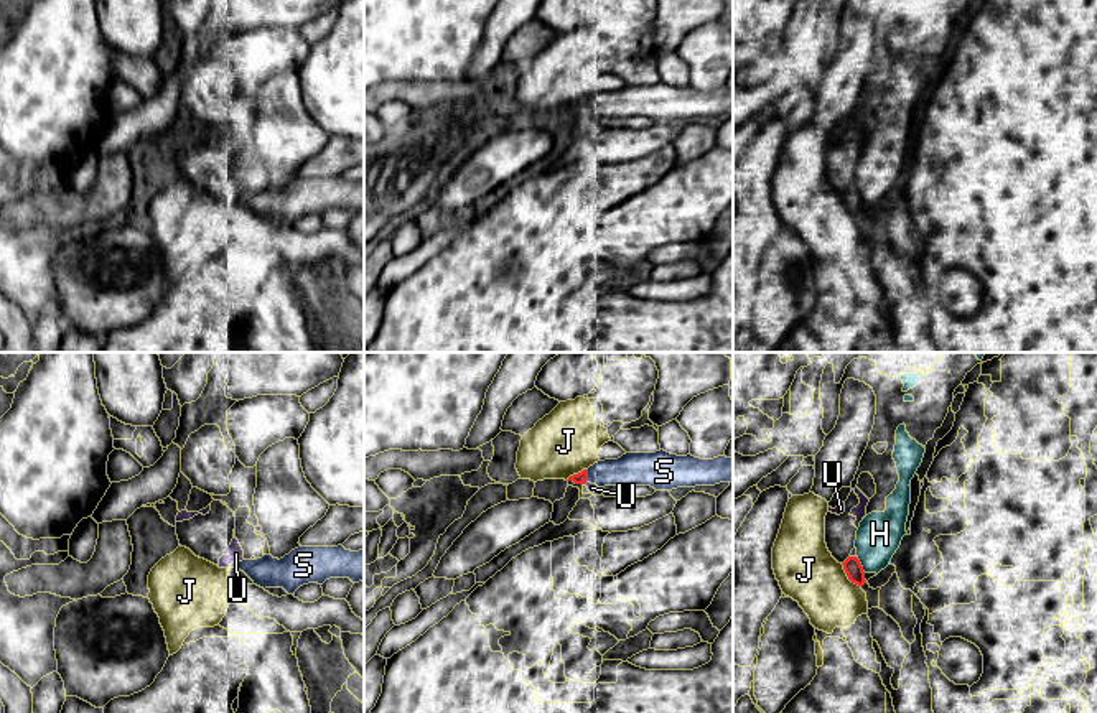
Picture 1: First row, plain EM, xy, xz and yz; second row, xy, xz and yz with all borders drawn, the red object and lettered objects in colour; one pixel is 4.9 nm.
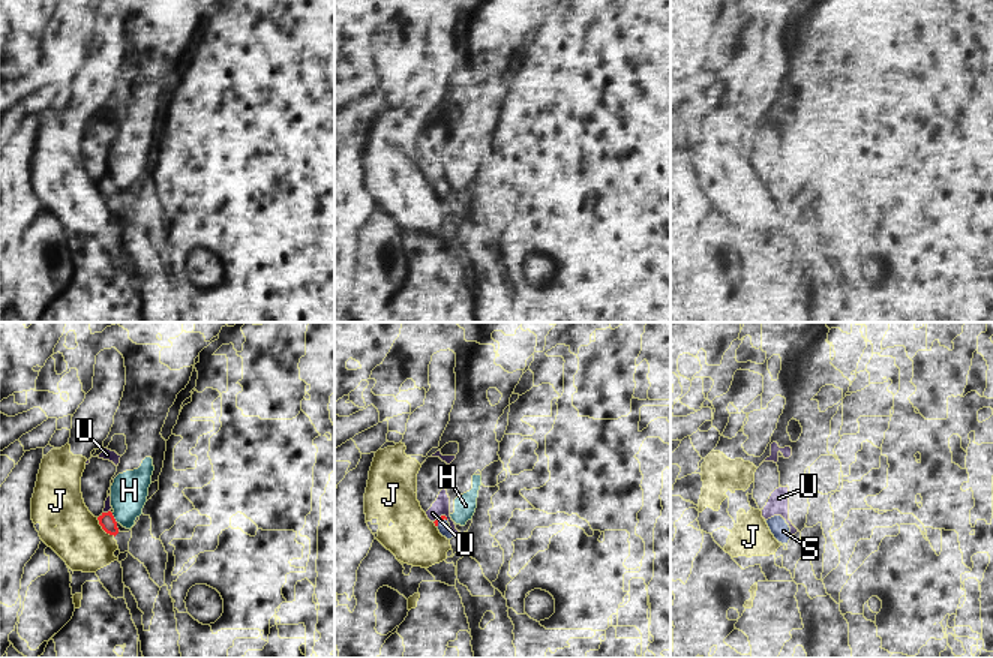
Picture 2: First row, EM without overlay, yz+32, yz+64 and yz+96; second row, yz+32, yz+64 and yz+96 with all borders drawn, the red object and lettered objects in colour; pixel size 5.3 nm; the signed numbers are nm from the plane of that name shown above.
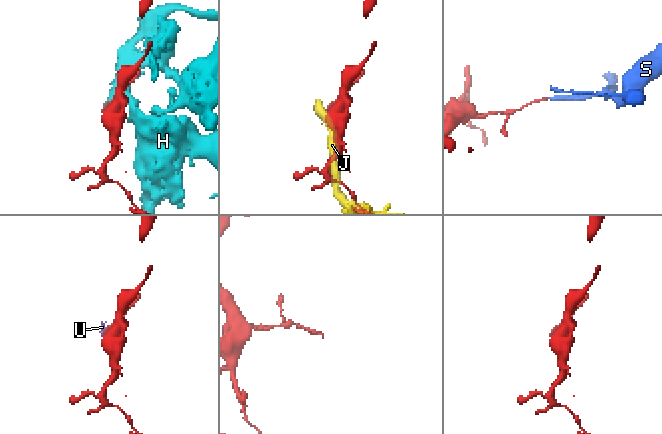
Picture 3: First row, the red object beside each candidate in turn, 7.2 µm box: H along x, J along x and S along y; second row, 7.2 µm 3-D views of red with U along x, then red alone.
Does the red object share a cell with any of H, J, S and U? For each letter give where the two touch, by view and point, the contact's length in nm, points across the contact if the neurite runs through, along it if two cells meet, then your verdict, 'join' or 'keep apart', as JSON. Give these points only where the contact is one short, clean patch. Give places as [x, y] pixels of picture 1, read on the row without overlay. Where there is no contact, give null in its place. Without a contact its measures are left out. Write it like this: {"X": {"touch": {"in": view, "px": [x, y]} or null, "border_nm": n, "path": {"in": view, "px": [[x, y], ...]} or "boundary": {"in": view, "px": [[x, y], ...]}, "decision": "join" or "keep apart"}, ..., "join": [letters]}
{"H": {"touch": {"in": "yz", "px": [860, 196]}, "border_nm": 80, "boundary": {"in": "yz", "px": [[857, 190], [865, 203]]}, "decision": "keep apart"}, "J": {"touch": {"in": "yz", "px": [847, 206]}, "border_nm": 160, "boundary": {"in": "yz", "px": [[840, 195], [845, 206], [860, 218]]}, "decision": "keep apart"}, "S": {"touch": {"in": "xz", "px": [587, 107]}, "border_nm": 70, "decision": "join"}, "U": {"touch": {"in": "yz", "px": [854, 188]}, "border_nm": 30, "decision": "keep apart"}, "join": ["S"]}

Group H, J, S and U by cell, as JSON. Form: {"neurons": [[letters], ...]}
{"neurons": [["H"], ["J"], ["S"], ["U"]]}

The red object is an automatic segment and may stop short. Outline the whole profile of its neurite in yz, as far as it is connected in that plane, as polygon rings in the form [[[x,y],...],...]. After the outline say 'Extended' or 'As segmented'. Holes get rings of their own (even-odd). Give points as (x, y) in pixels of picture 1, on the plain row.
[[[848,188],[842,196],[843,196],[843,201],[852,214],[855,214],[858,217],[865,216],[865,212],[866,212],[865,203],[857,188]]]. As segmented

